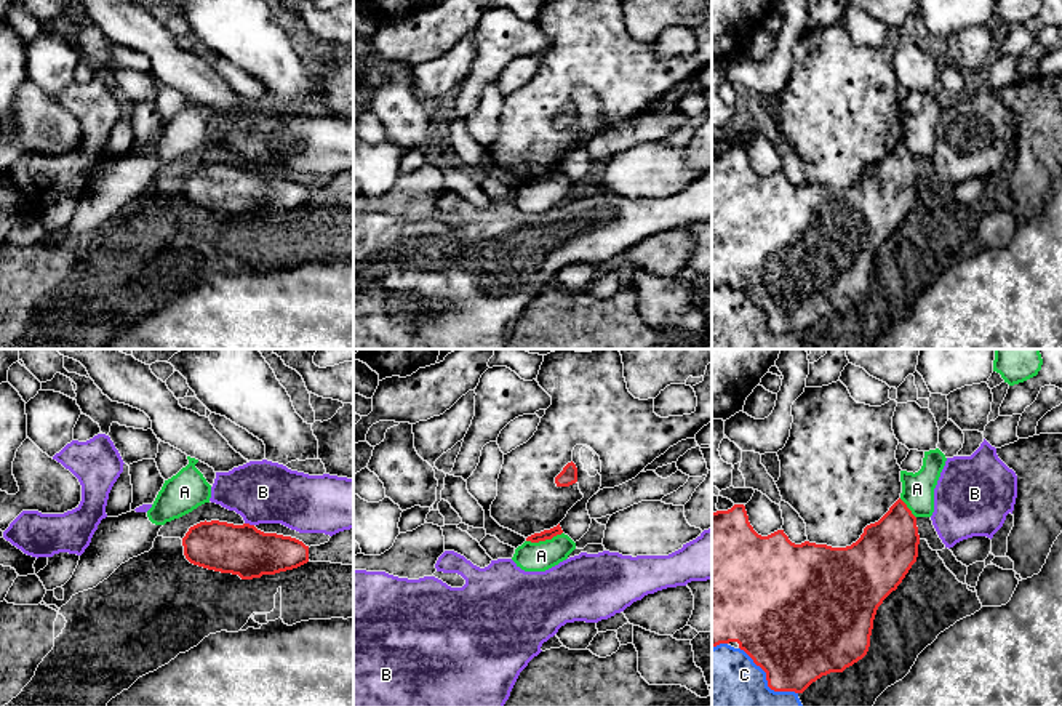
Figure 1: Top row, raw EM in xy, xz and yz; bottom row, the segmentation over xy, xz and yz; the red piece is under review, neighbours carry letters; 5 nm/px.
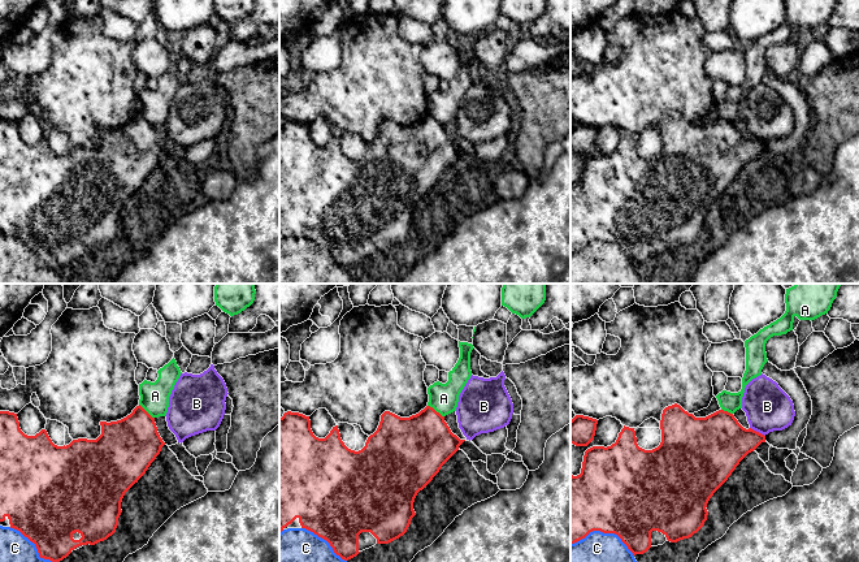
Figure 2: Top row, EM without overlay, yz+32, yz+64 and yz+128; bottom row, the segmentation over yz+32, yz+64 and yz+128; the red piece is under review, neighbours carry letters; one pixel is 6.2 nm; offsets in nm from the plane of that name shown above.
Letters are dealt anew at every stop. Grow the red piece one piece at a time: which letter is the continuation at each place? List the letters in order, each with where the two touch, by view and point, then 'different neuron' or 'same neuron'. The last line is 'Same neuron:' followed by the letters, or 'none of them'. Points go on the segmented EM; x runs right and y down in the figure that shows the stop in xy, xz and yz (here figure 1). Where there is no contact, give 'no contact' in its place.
A: xz (544, 540) | different neuron
B: xy (248, 524) | different neuron
C: yz (766, 679) | different neuron
Same neuron: none of them

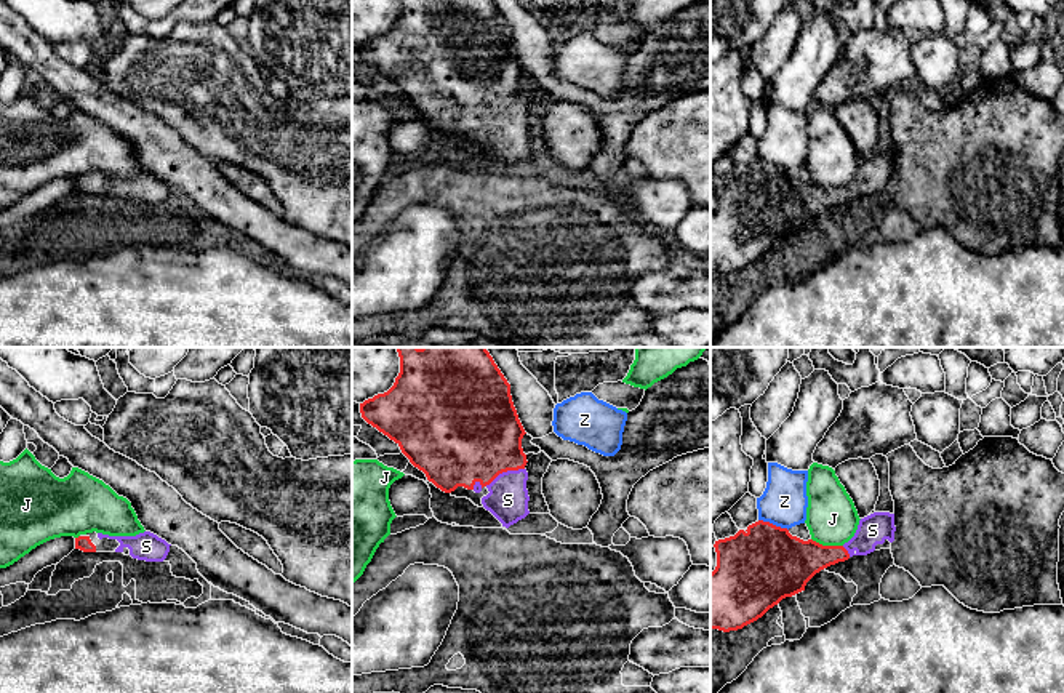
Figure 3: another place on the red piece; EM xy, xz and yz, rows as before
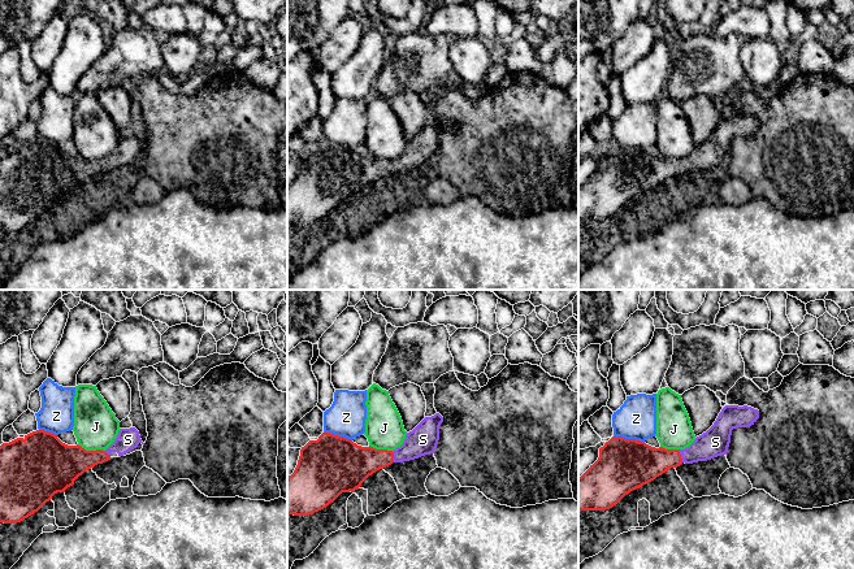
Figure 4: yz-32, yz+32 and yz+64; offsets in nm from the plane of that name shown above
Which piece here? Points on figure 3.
J: yz (828, 546) | different neuron
S: xz (504, 471) | same neuron
Z: yz (772, 524) | different neuron
Same neuron: S

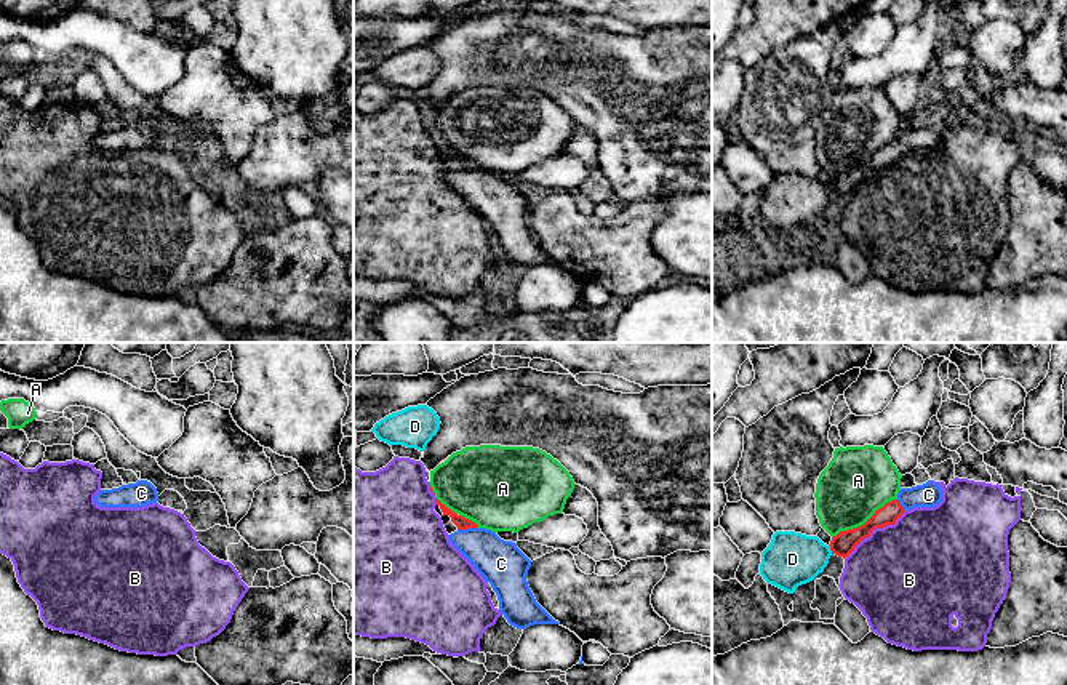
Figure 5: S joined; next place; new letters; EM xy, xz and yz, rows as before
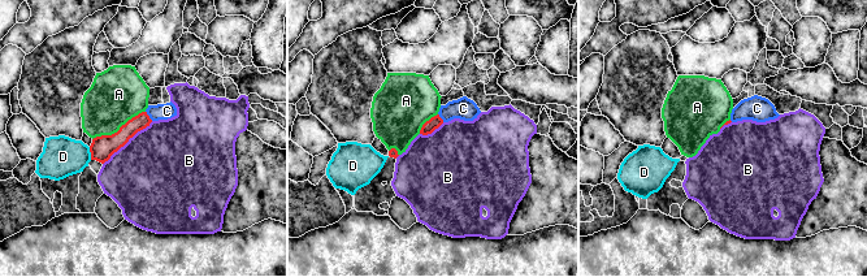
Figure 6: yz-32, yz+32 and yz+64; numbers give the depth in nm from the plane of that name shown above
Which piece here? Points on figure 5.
A: yz (866, 522) | different neuron
B: yz (874, 528) | different neuron
C: xz (467, 527) | same neuron
D: yz (831, 549) | different neuron
Same neuron: C

